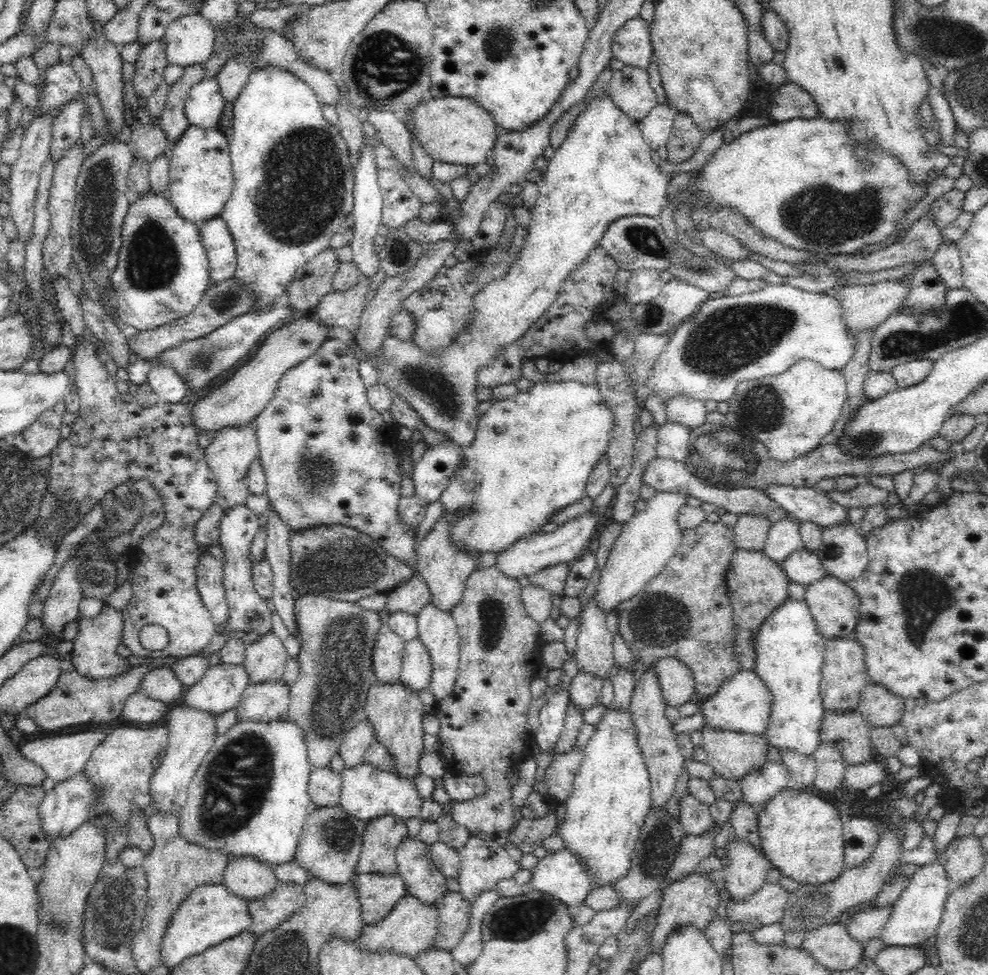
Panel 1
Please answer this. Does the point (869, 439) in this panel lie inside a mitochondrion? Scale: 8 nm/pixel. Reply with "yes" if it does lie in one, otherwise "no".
yes

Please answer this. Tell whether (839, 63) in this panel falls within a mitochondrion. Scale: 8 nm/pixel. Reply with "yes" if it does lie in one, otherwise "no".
no

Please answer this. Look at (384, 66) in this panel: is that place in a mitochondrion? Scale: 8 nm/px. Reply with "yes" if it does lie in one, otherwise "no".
yes

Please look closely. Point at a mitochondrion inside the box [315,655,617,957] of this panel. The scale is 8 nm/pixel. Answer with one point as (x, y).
(518, 920)

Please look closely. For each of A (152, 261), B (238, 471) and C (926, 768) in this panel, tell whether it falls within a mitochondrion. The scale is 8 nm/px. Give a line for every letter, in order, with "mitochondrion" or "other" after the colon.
A: mitochondrion
B: other
C: other

